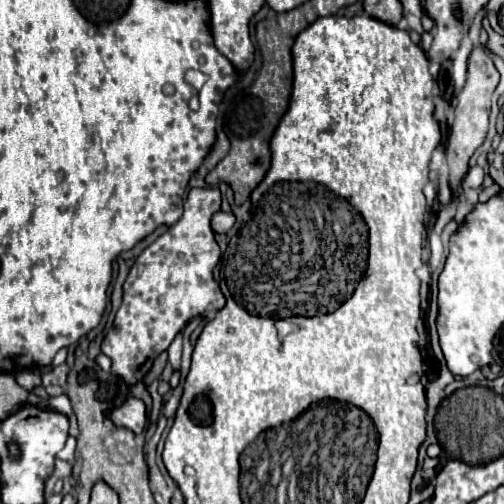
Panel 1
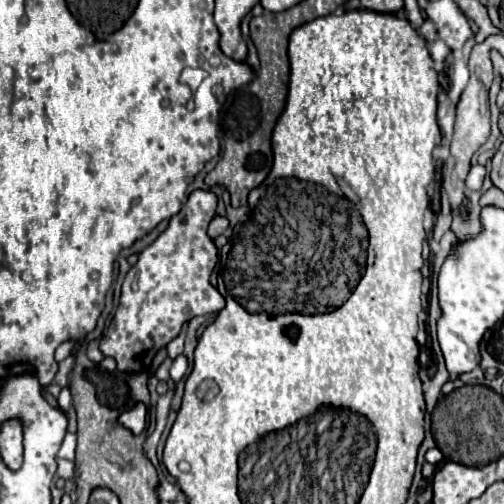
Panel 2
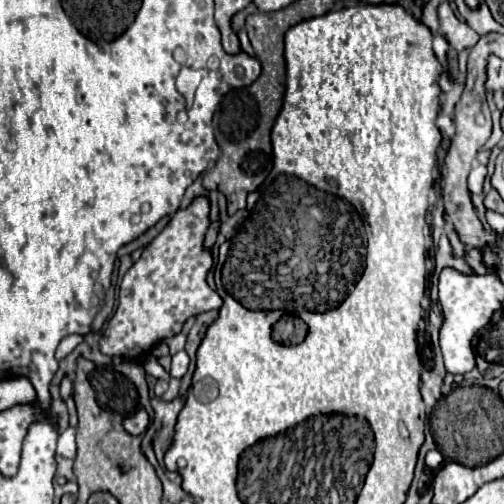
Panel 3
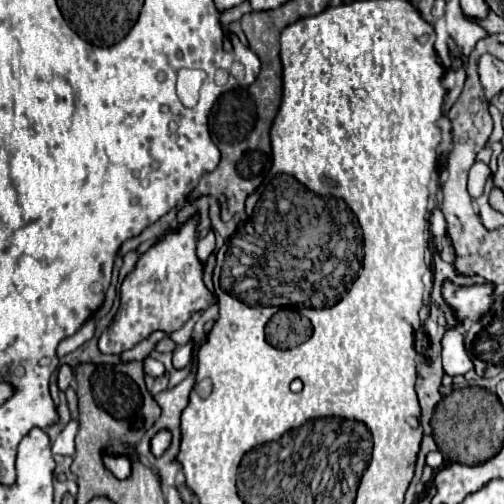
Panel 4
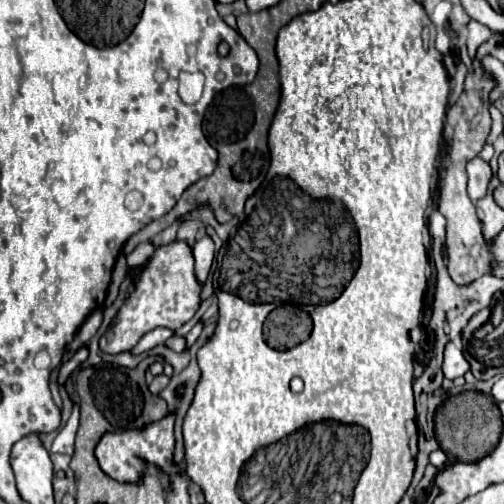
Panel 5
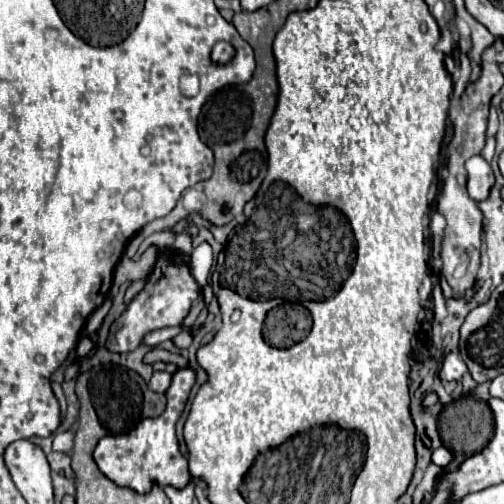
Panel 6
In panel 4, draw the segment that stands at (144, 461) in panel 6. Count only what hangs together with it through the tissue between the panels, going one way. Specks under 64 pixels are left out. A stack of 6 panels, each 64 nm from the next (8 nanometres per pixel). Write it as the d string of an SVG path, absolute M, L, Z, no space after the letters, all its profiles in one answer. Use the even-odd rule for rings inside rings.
M160 430L150 442L150 448L152 448L154 456L160 456L168 446L170 446L170 432L168 430ZM104 456L104 464L106 468L116 476L116 478L128 478L130 476L130 470L132 470L132 464L128 460L128 456Z

